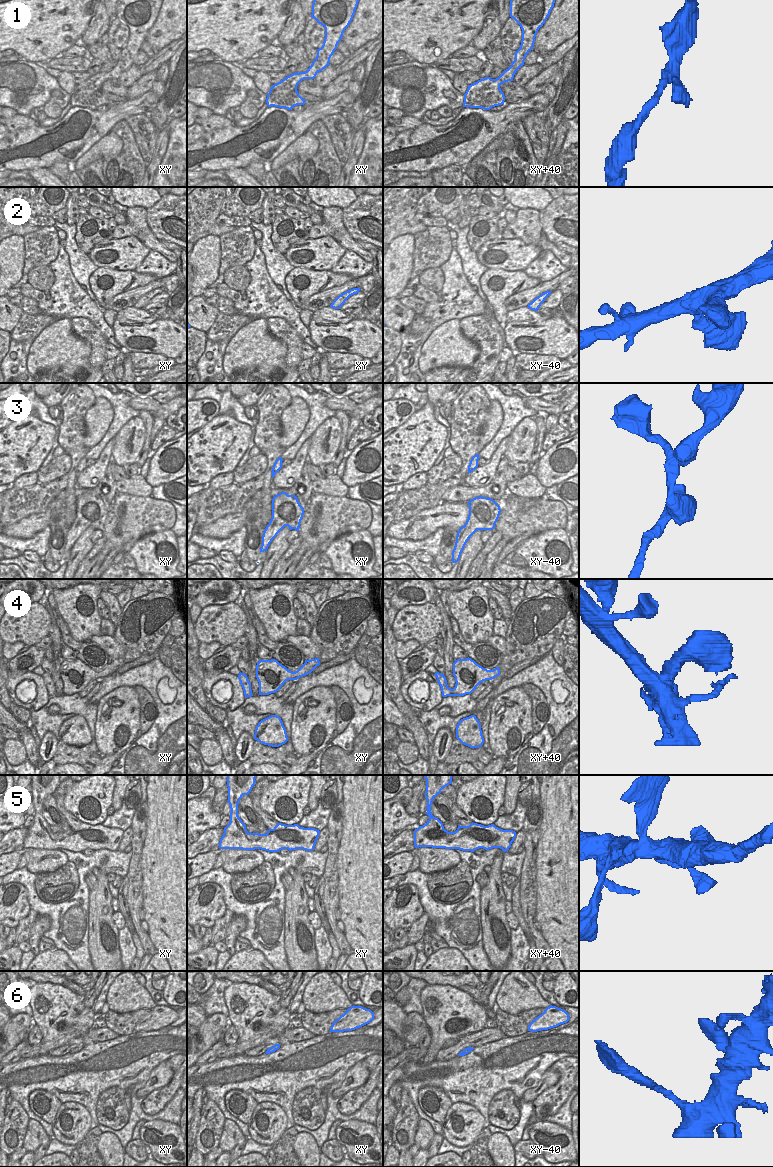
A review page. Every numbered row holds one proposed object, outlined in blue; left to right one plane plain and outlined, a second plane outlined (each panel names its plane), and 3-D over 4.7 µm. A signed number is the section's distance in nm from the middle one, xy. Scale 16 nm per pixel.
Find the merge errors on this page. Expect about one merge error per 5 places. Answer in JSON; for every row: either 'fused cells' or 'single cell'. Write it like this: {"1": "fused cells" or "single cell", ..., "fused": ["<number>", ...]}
{"1": "single cell", "2": "single cell", "3": "single cell", "4": "single cell", "5": "single cell", "6": "single cell", "fused": []}

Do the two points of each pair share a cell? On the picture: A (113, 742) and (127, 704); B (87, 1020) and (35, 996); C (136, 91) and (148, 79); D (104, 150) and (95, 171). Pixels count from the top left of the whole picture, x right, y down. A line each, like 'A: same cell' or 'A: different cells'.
A: same cell
B: same cell
C: same cell
D: different cells

